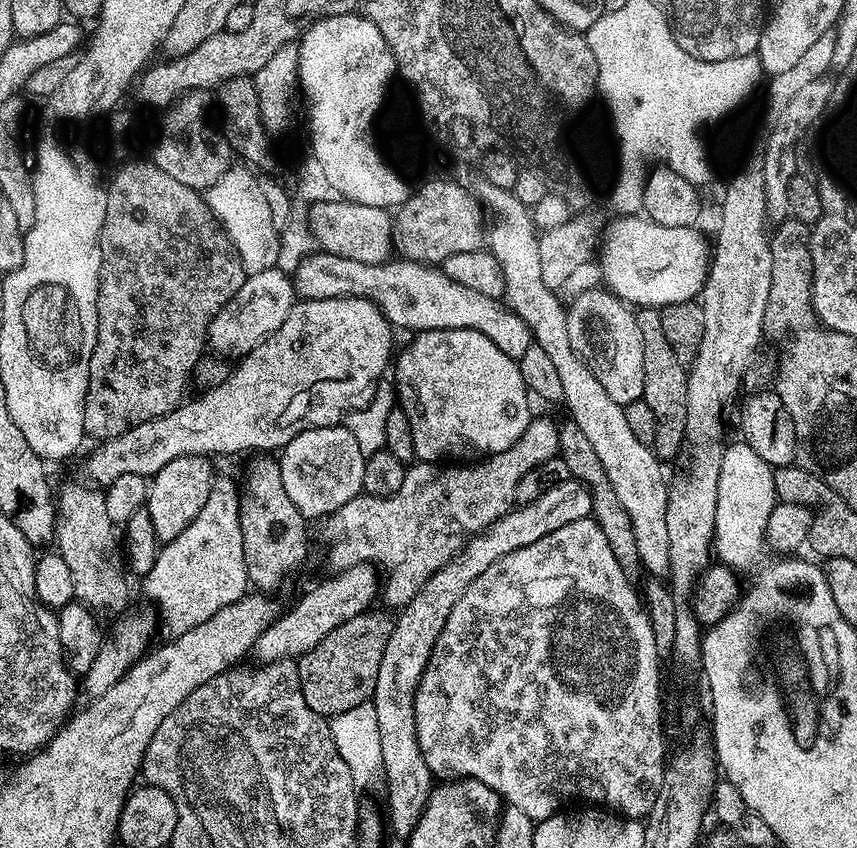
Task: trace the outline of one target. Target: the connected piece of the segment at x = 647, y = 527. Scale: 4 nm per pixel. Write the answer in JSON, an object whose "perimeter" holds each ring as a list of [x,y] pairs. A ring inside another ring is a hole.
{"perimeter":[[[494,184],[484,186],[478,196],[489,213],[496,212],[496,218],[493,222],[491,219],[486,232],[486,244],[492,257],[504,270],[506,303],[516,311],[518,318],[522,318],[522,322],[526,322],[534,343],[542,346],[550,362],[554,362],[558,379],[562,381],[563,407],[568,407],[572,415],[569,416],[571,423],[576,424],[594,446],[606,470],[606,478],[610,478],[610,486],[614,486],[614,494],[618,494],[618,502],[622,502],[626,514],[630,514],[630,526],[634,526],[634,542],[638,542],[643,571],[652,578],[667,577],[670,534],[666,531],[666,506],[670,480],[664,477],[665,465],[649,445],[643,444],[635,436],[627,421],[625,405],[614,402],[614,398],[602,390],[598,378],[594,378],[592,371],[576,355],[574,346],[570,346],[565,301],[560,301],[557,293],[542,280],[540,237],[530,208],[519,200],[514,191]]]}

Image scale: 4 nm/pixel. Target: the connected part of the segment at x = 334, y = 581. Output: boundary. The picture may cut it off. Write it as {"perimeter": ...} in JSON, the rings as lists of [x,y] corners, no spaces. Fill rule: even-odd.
{"perimeter":[[[367,562],[352,564],[332,575],[336,576],[314,585],[289,612],[281,611],[276,621],[256,639],[254,656],[260,659],[257,661],[261,665],[304,656],[314,650],[314,646],[318,646],[334,626],[342,626],[342,622],[373,607],[372,598],[378,594],[378,572],[373,565]]]}

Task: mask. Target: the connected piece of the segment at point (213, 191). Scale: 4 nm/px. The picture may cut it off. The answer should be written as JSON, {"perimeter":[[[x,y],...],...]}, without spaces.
{"perimeter":[[[231,165],[226,174],[214,186],[207,189],[204,194],[208,208],[217,219],[217,223],[227,233],[228,239],[233,244],[233,248],[236,249],[236,252],[240,256],[240,261],[243,262],[245,273],[248,274],[258,273],[262,270],[275,267],[280,252],[280,231],[274,226],[271,209],[264,195],[263,187],[257,184],[255,176],[257,175],[245,165]]]}

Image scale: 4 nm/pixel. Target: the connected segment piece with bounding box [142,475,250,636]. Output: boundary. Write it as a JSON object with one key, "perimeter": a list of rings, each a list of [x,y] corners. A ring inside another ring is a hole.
{"perimeter":[[[217,475],[210,486],[210,494],[206,497],[206,506],[198,510],[198,518],[166,545],[163,545],[150,569],[150,574],[142,577],[144,592],[153,600],[161,625],[169,628],[172,636],[181,636],[186,630],[193,629],[206,618],[218,614],[231,604],[237,604],[249,591],[246,558],[242,554],[242,526],[240,525],[240,498],[242,492],[228,476]]]}

